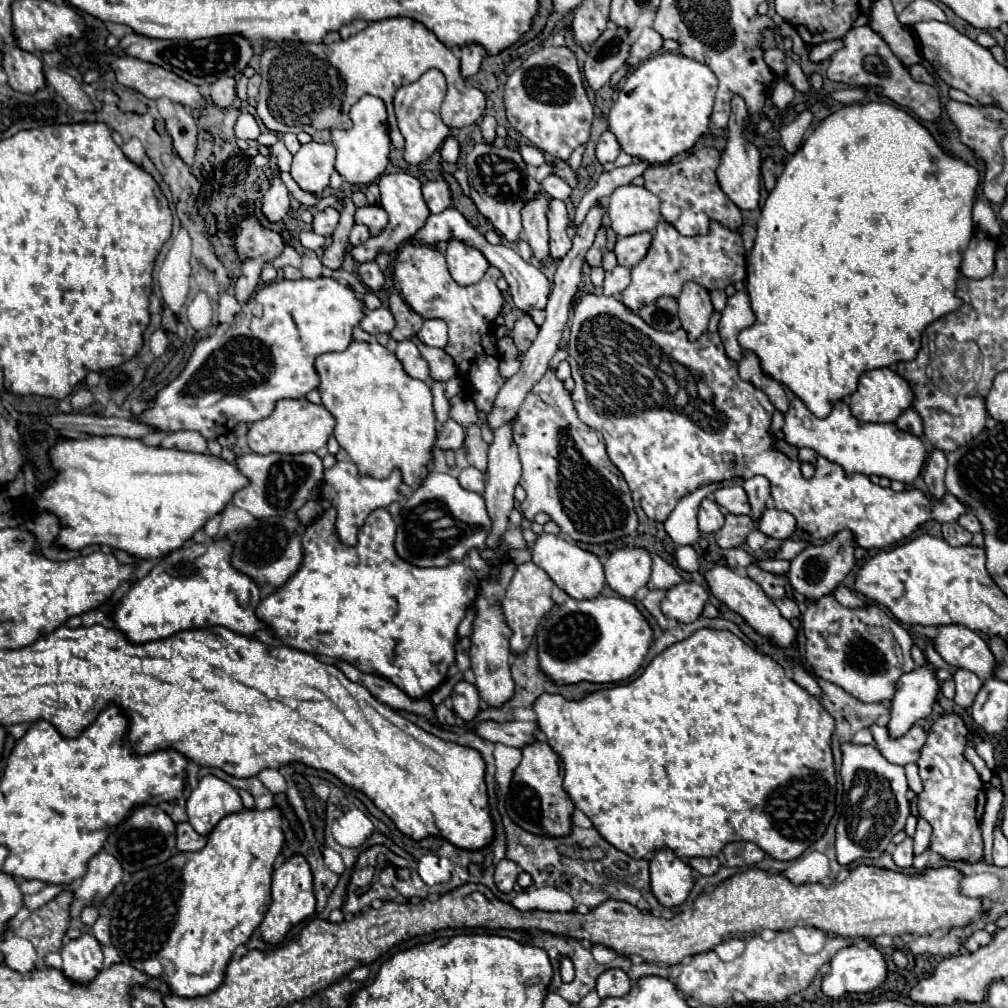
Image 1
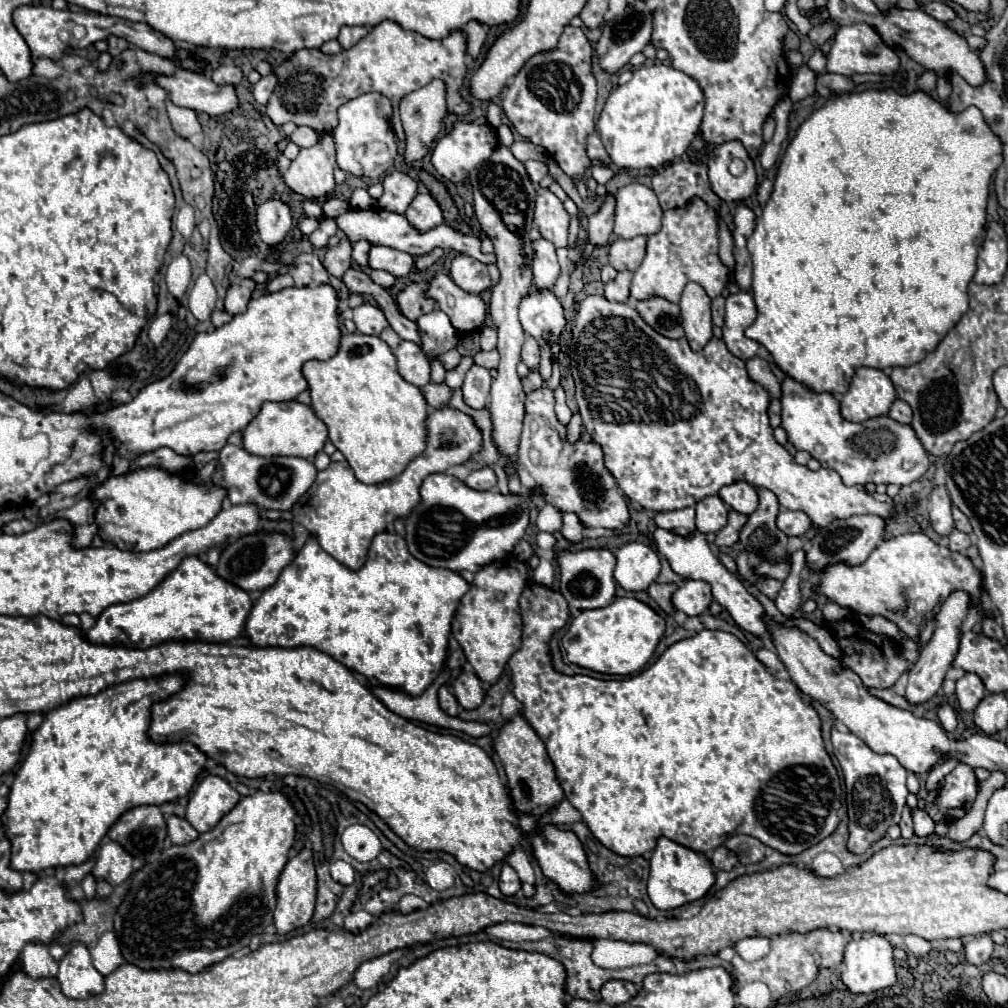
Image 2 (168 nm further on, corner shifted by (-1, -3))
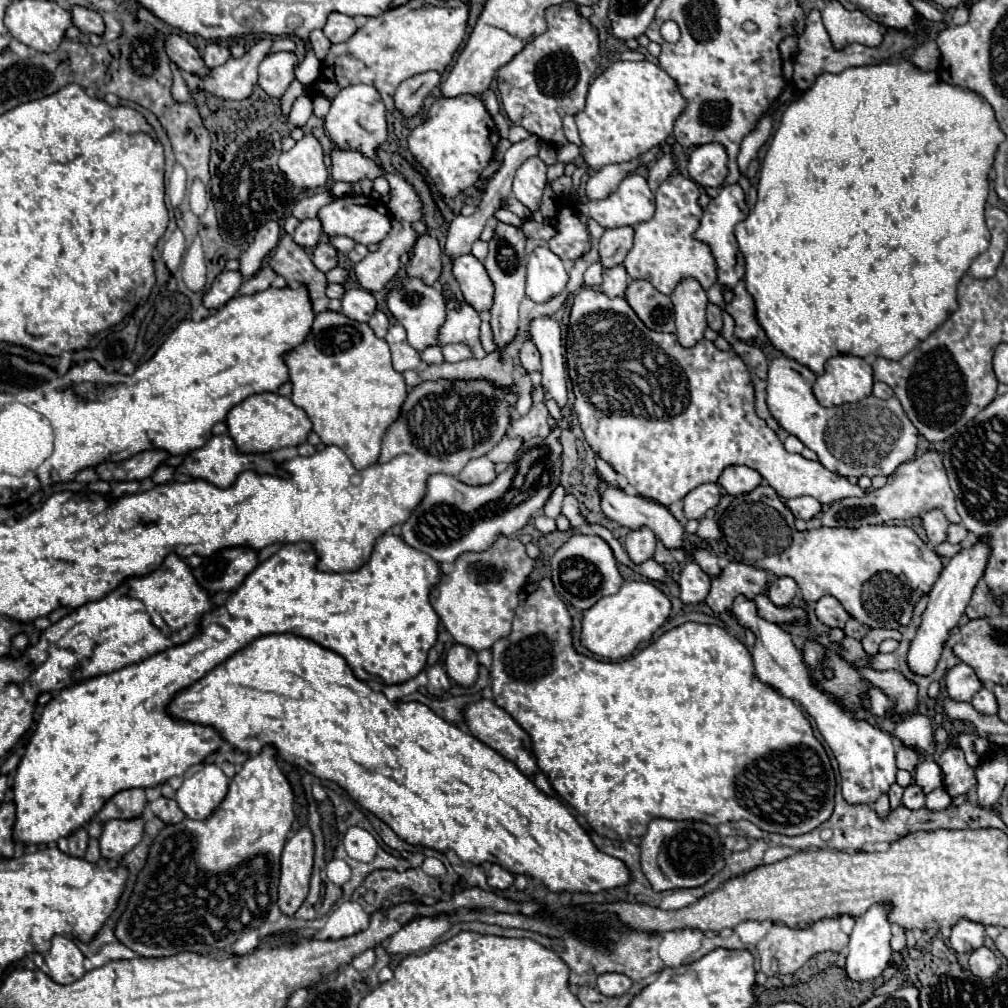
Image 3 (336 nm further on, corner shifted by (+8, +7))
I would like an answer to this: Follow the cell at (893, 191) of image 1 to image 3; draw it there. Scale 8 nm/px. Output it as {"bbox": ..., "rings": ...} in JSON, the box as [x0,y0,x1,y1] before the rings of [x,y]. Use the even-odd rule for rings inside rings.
{"bbox":[735,60,1005,374],"rings":[[[901,60],[897,64],[877,64],[877,66],[851,66],[851,68],[845,68],[843,72],[839,74],[821,74],[815,84],[805,92],[801,94],[799,100],[791,102],[783,116],[781,116],[781,122],[779,122],[779,128],[771,140],[771,146],[763,158],[763,166],[761,166],[761,174],[759,174],[759,186],[757,186],[757,204],[755,208],[751,210],[751,214],[747,216],[747,220],[743,220],[741,224],[737,224],[735,228],[735,236],[737,236],[737,244],[739,244],[739,250],[743,252],[745,256],[745,284],[747,284],[747,292],[755,298],[755,306],[757,306],[757,320],[759,324],[763,326],[763,330],[767,332],[769,340],[773,342],[773,346],[777,350],[781,350],[785,356],[797,360],[799,364],[805,364],[809,370],[813,370],[815,374],[821,374],[823,372],[823,366],[825,366],[825,360],[837,356],[837,354],[853,354],[853,356],[867,356],[867,354],[873,354],[873,356],[883,356],[883,358],[889,358],[889,360],[901,360],[905,354],[909,354],[919,342],[923,342],[933,330],[937,330],[957,308],[957,284],[961,280],[961,276],[969,270],[973,258],[977,258],[981,252],[987,250],[989,246],[989,240],[991,240],[991,234],[985,226],[985,202],[987,202],[987,194],[989,194],[989,170],[993,166],[993,160],[995,160],[995,152],[999,148],[999,144],[1005,140],[1005,134],[1003,130],[999,128],[999,122],[995,120],[995,112],[991,108],[991,104],[977,92],[973,90],[967,90],[967,88],[961,88],[961,86],[953,86],[953,84],[947,84],[943,80],[937,78],[935,72],[927,72],[927,70],[921,70],[917,66],[913,66],[909,60]]]}

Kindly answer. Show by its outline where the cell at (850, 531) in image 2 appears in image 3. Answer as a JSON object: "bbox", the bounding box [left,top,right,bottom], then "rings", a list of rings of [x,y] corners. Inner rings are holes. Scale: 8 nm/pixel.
{"bbox":[821,450,961,528],"rings":[[[927,450],[919,458],[903,462],[889,478],[883,488],[869,488],[865,492],[865,498],[843,498],[839,502],[833,502],[823,514],[821,514],[821,526],[847,526],[847,528],[859,528],[863,524],[883,524],[889,520],[907,520],[917,518],[923,512],[929,510],[941,510],[949,522],[959,524],[961,518],[955,510],[955,494],[949,488],[947,472],[943,468],[943,458],[937,450]]]}

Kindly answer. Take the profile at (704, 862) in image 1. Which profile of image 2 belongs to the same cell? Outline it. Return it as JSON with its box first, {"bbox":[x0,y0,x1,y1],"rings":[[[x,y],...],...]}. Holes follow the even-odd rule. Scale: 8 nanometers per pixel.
{"bbox":[710,846,736,872],"rings":[[[720,846],[720,848],[716,848],[716,850],[710,854],[710,862],[712,862],[712,866],[714,866],[716,870],[728,872],[728,870],[732,870],[732,866],[736,864],[736,858],[734,858],[734,854],[730,854],[724,846]]]}

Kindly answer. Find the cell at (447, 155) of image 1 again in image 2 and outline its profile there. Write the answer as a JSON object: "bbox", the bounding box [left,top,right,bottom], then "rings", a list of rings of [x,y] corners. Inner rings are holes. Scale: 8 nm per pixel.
{"bbox":[432,122,498,184],"rings":[[[456,122],[454,130],[450,134],[446,134],[444,138],[440,138],[432,150],[432,164],[438,170],[440,176],[452,180],[454,184],[458,184],[460,180],[468,178],[470,170],[474,170],[474,166],[478,166],[478,162],[490,158],[490,154],[494,152],[498,144],[496,138],[496,130],[490,124],[478,126],[478,124],[466,124],[466,122]]]}

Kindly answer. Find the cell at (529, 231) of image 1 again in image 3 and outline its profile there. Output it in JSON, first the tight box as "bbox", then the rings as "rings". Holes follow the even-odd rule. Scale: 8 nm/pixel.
{"bbox":[527,246,567,302],"rings":[[[537,246],[527,264],[527,296],[533,302],[549,302],[567,286],[567,272],[557,254],[547,246]]]}

